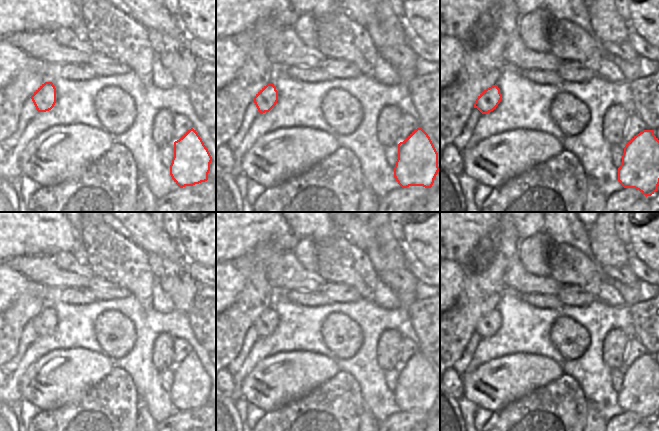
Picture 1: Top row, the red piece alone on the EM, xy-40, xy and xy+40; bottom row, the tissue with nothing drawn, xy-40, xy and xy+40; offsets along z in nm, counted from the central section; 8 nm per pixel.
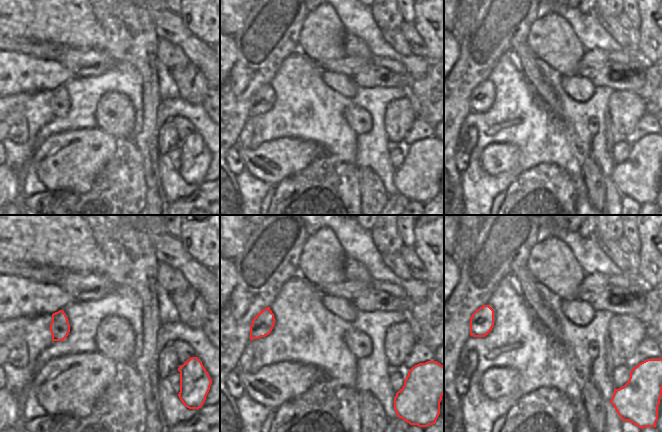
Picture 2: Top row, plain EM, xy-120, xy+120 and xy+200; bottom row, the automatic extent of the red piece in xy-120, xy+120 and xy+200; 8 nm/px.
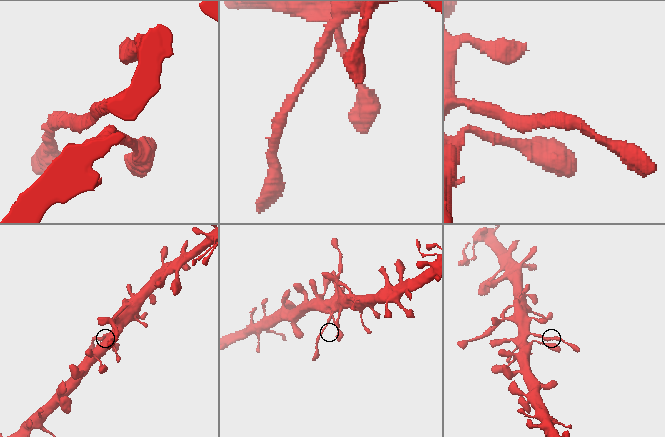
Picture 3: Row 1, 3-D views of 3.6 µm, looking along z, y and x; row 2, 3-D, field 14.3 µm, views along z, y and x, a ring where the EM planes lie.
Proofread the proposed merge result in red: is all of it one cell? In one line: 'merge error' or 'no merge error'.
merge error

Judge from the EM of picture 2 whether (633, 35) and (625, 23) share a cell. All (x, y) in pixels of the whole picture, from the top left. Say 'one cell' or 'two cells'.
one cell

